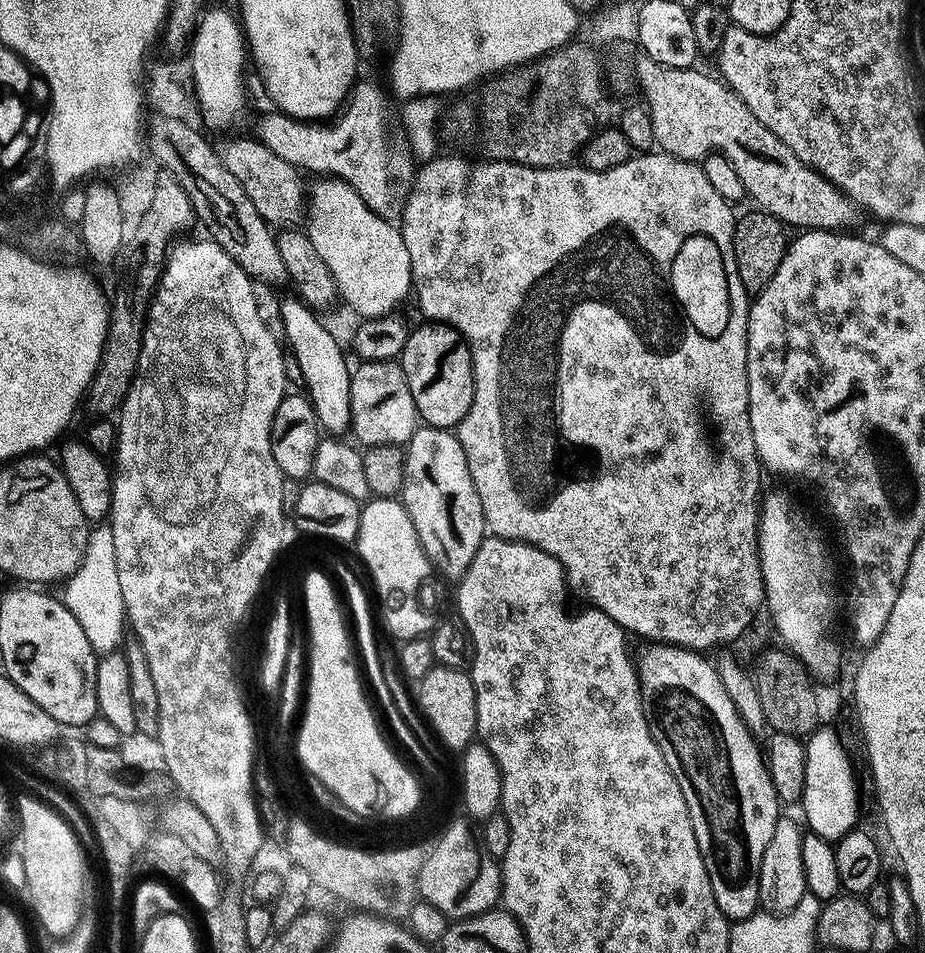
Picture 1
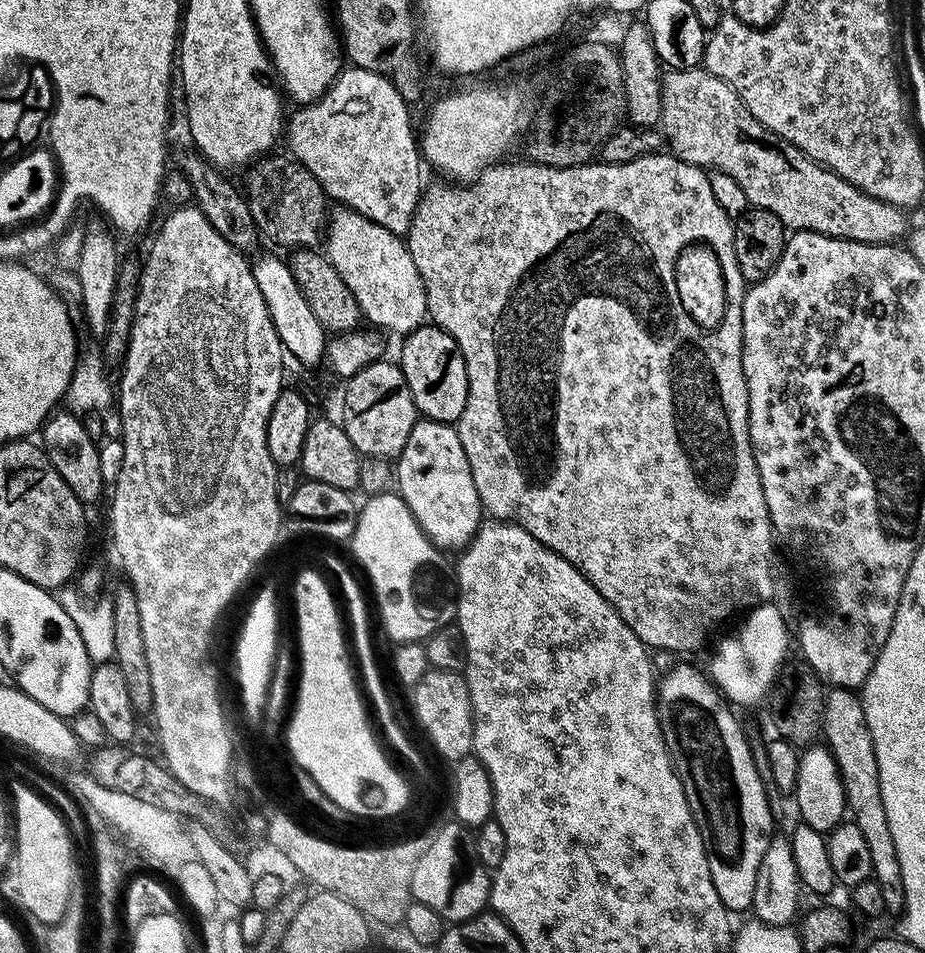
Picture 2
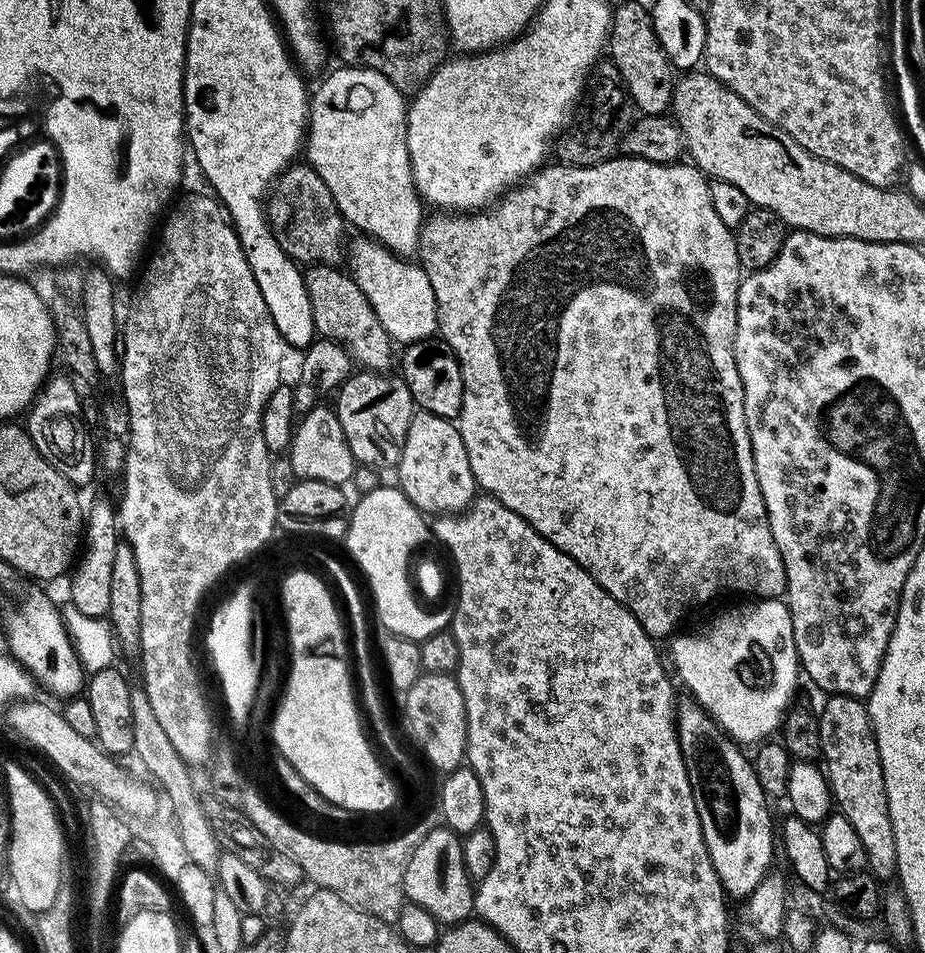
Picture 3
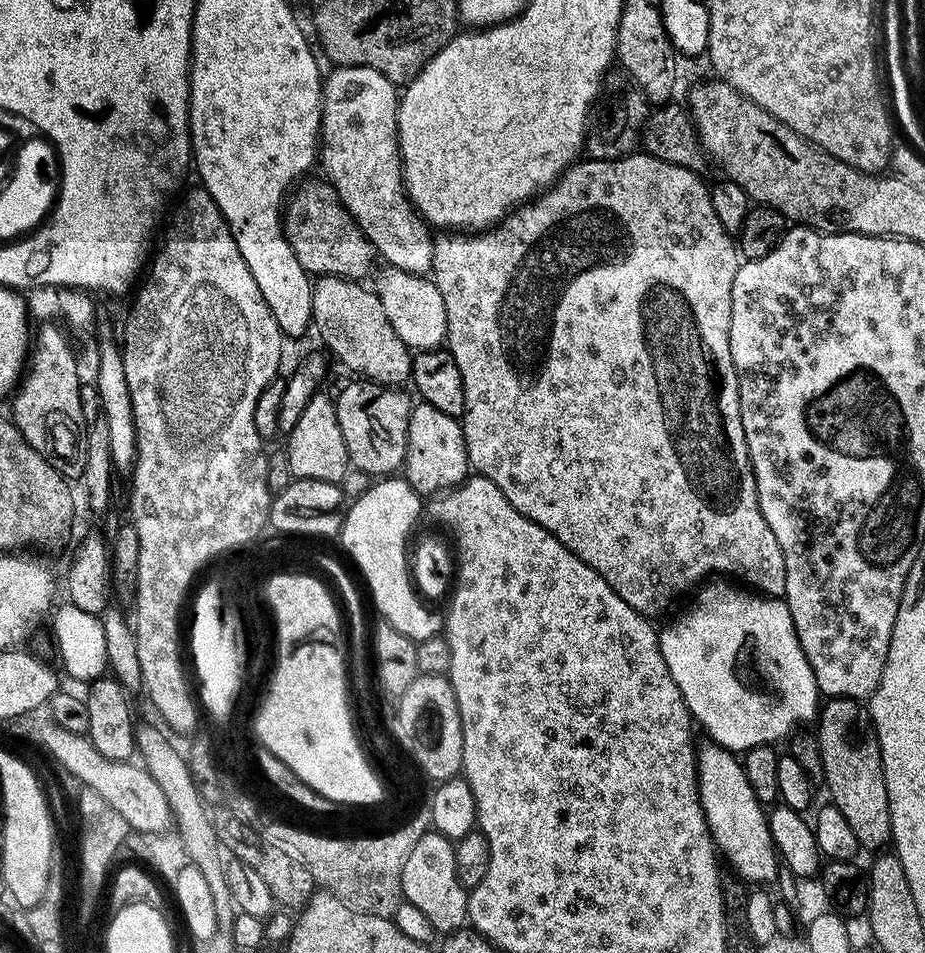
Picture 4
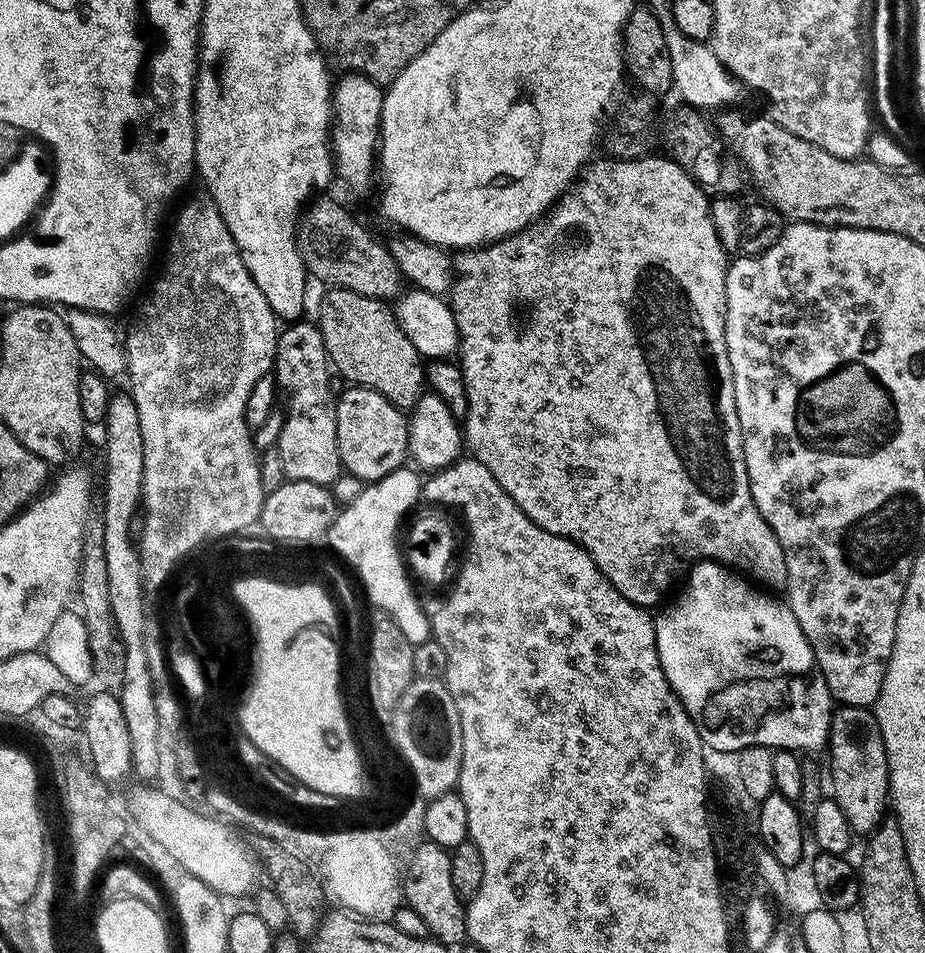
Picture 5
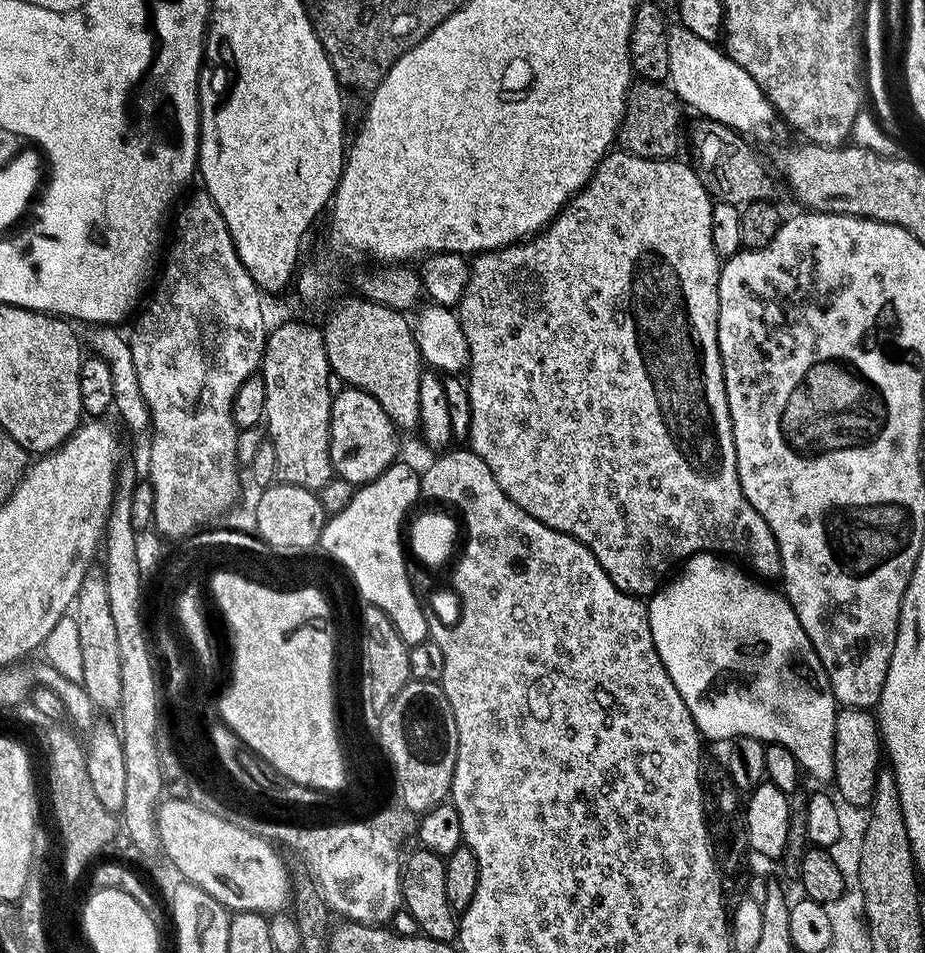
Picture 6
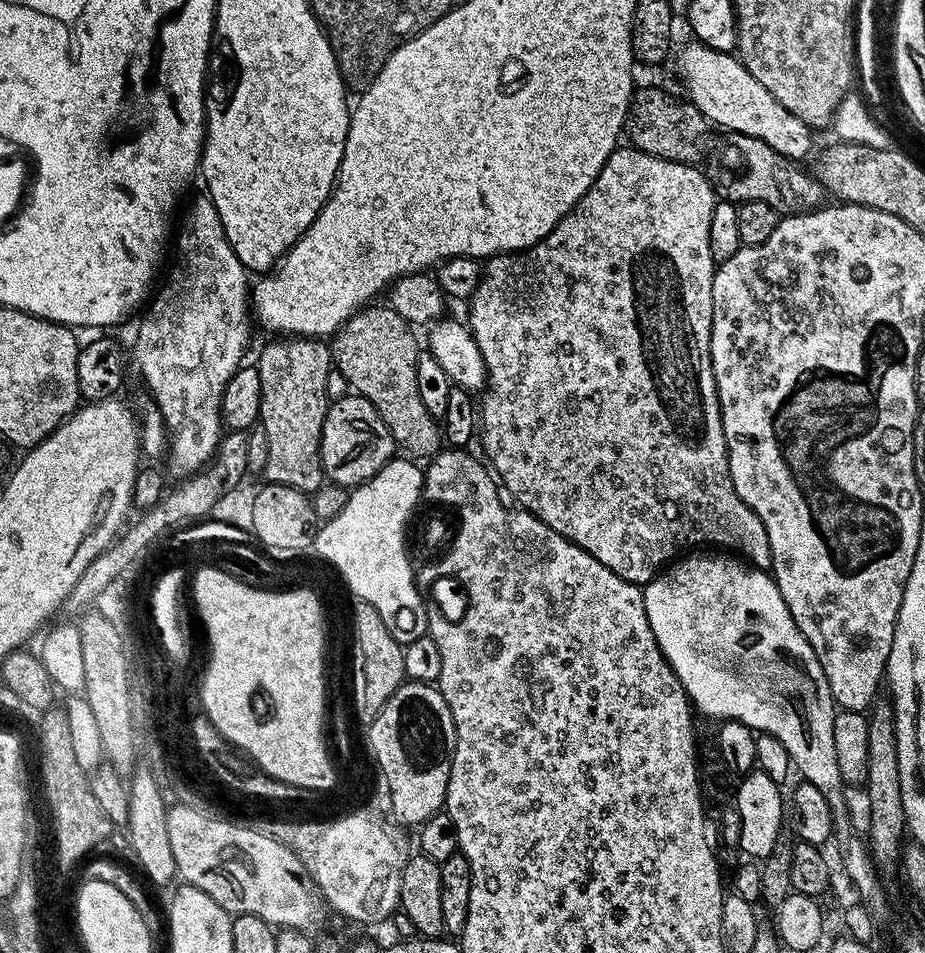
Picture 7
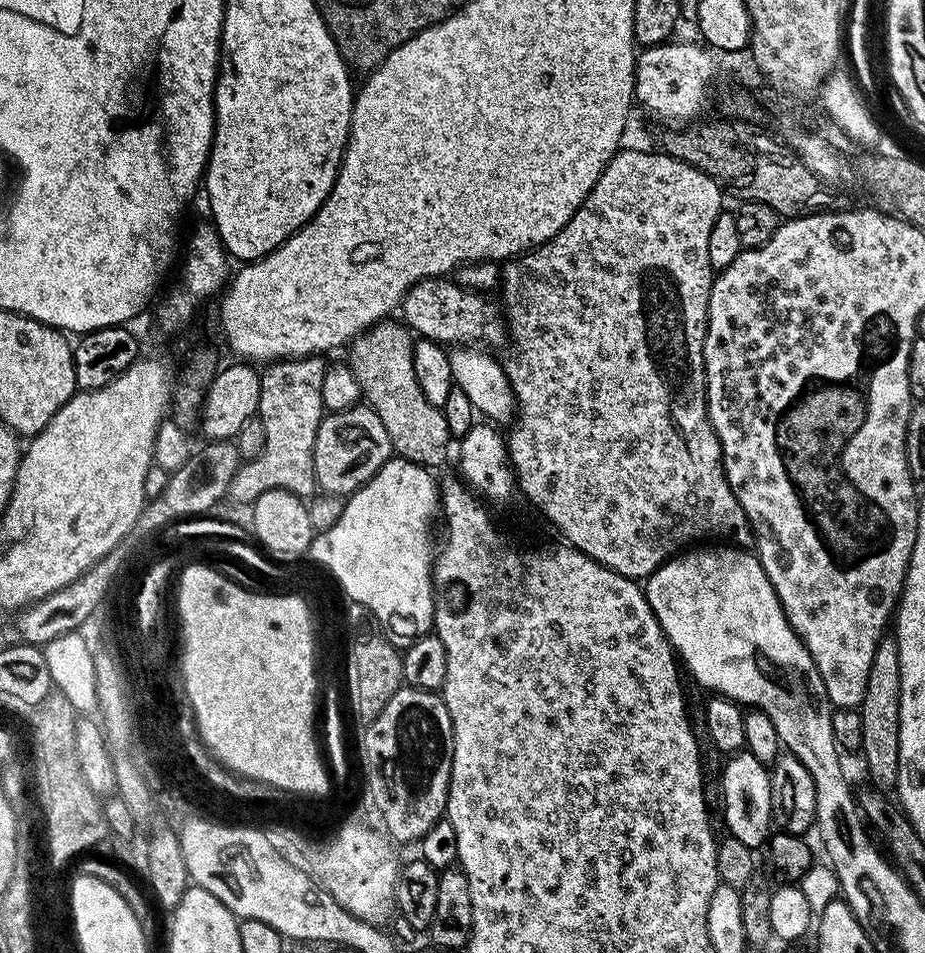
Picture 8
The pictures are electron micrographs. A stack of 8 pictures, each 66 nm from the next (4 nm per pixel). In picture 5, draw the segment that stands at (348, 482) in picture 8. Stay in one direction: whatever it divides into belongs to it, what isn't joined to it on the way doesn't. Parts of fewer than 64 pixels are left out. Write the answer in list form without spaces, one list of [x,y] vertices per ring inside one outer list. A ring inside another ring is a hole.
[[[359,386],[345,387],[344,391],[339,393],[336,402],[336,425],[338,426],[338,454],[341,469],[354,474],[359,480],[365,482],[381,480],[409,459],[408,416],[374,390]]]

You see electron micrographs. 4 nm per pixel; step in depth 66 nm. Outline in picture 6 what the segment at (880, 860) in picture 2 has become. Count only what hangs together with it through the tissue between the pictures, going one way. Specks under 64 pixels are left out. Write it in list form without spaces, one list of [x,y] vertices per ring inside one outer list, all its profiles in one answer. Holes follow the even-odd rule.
[[[841,707],[834,722],[834,774],[832,780],[840,791],[839,799],[867,809],[876,791],[876,779],[882,771],[882,737],[877,717],[866,708]]]

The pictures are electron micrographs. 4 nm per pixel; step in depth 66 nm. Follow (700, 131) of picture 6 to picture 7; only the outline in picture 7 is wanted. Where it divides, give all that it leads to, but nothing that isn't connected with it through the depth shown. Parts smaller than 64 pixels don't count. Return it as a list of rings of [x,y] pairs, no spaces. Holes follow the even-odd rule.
[[[733,132],[727,137],[734,155],[740,159],[741,172],[720,164],[716,168],[714,184],[727,199],[733,202],[757,200],[774,206],[774,210],[784,216],[798,216],[801,212],[811,212],[823,205],[826,193],[820,183],[808,171],[803,172],[799,163],[788,160],[758,138],[743,136]]]

